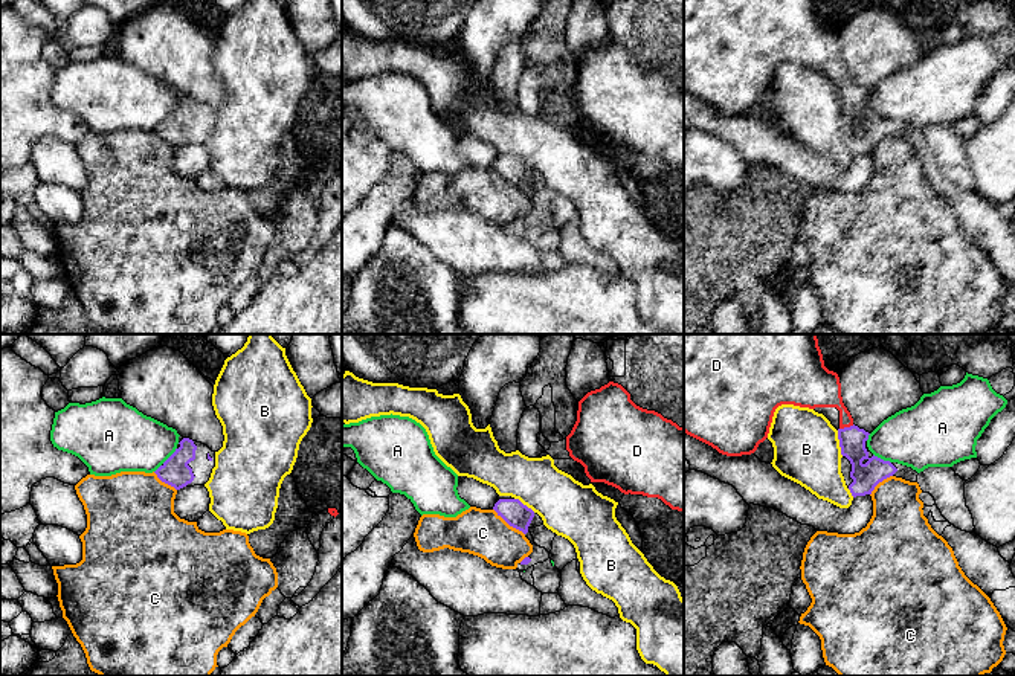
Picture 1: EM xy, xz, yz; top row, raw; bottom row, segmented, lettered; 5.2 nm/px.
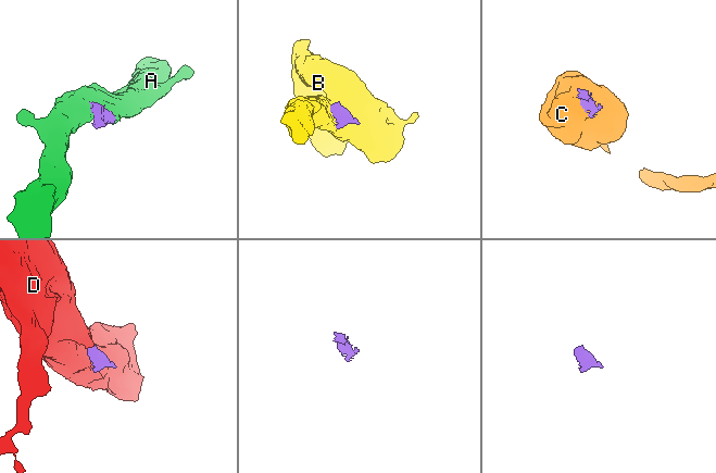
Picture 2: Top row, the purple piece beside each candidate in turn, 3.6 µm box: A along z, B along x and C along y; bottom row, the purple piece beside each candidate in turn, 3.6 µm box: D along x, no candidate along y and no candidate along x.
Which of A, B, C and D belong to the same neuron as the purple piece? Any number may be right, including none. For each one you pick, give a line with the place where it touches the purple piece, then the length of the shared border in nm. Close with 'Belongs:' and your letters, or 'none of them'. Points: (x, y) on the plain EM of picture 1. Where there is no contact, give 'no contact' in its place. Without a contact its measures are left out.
D: contact yz (846, 86); length 80 nm
Belongs: D

